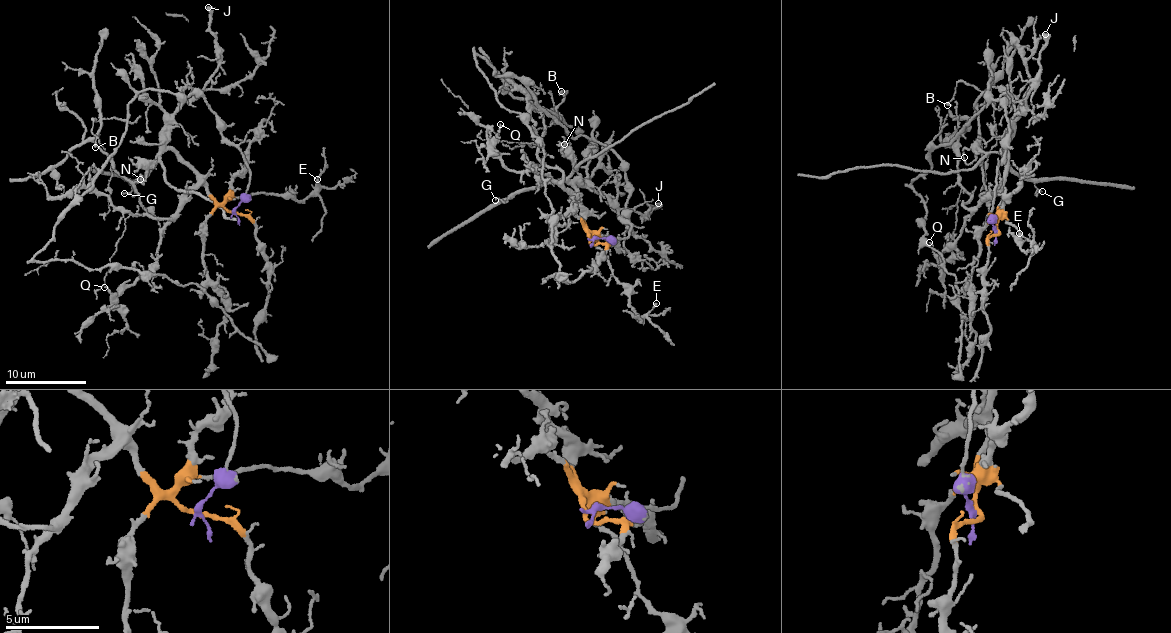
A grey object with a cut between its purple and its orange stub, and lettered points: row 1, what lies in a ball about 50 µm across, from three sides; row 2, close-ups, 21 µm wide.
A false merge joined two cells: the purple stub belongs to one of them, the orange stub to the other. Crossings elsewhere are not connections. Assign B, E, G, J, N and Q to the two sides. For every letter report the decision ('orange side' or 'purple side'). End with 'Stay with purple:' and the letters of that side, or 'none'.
B: purple side
E: orange side
G: orange side
J: orange side
N: orange side
Q: orange side
Stay with purple: B

